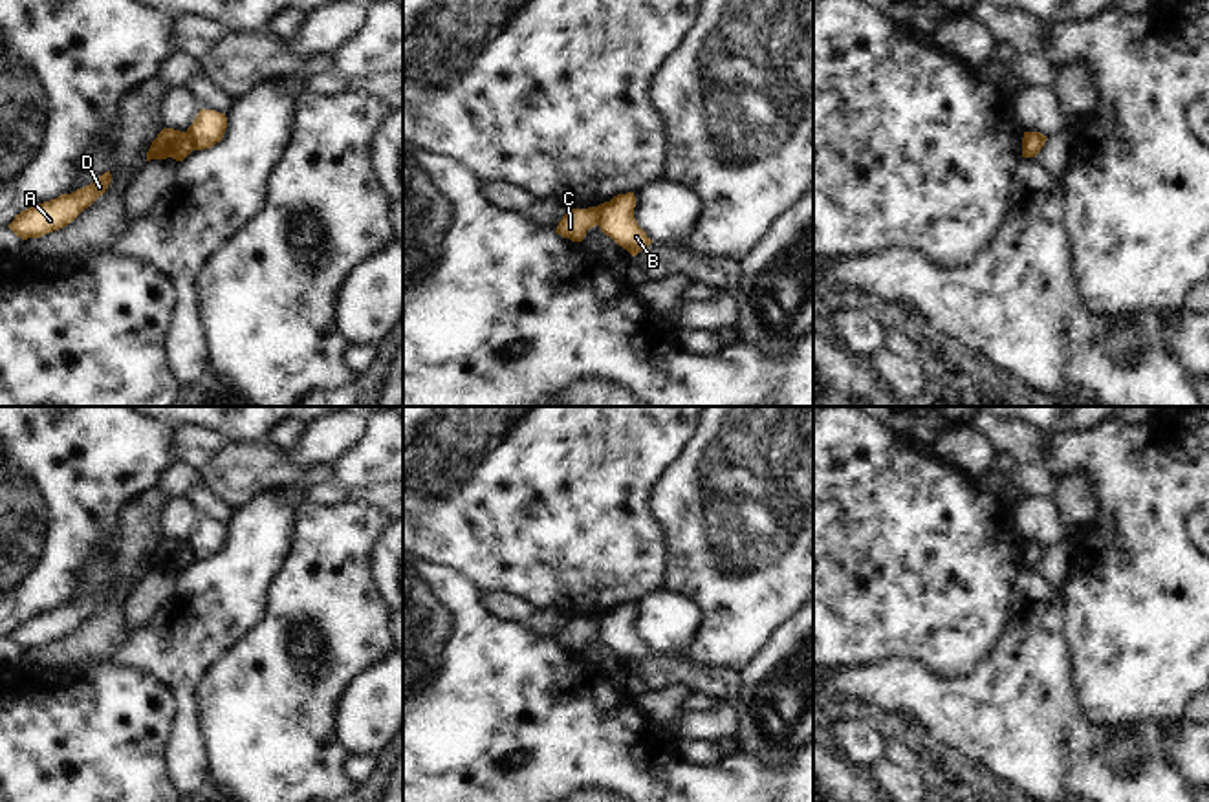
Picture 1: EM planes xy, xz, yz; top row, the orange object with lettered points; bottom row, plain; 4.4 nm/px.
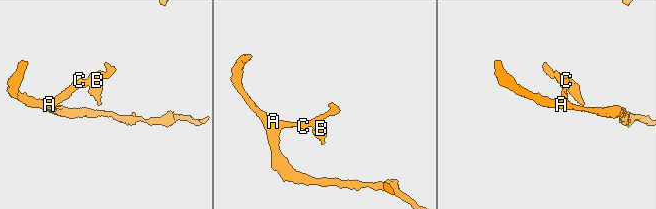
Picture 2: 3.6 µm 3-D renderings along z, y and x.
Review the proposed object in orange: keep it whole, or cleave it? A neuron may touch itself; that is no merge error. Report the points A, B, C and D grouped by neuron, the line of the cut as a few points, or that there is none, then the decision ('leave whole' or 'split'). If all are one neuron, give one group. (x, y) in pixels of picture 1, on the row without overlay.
groups A C D / B; cut xy (185, 542), (195, 559); split

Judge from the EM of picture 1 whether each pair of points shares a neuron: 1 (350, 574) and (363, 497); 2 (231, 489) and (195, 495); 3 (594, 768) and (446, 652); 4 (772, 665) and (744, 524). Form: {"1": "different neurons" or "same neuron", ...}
{"1": "different neurons", "2": "different neurons", "3": "same neuron", "4": "different neurons"}

